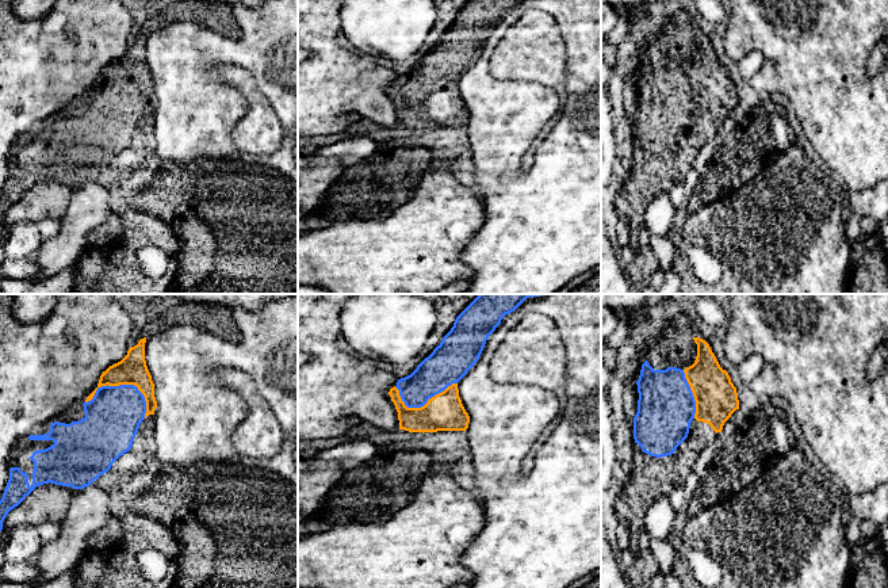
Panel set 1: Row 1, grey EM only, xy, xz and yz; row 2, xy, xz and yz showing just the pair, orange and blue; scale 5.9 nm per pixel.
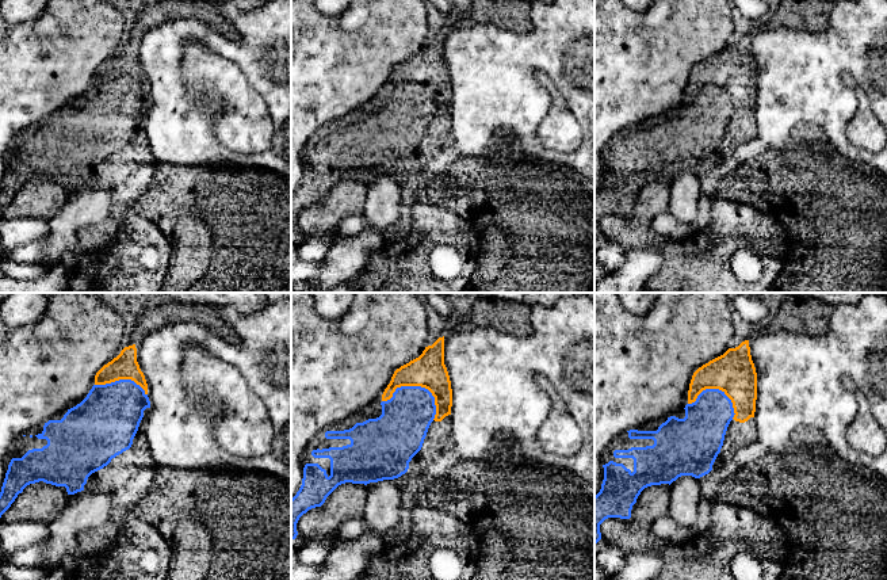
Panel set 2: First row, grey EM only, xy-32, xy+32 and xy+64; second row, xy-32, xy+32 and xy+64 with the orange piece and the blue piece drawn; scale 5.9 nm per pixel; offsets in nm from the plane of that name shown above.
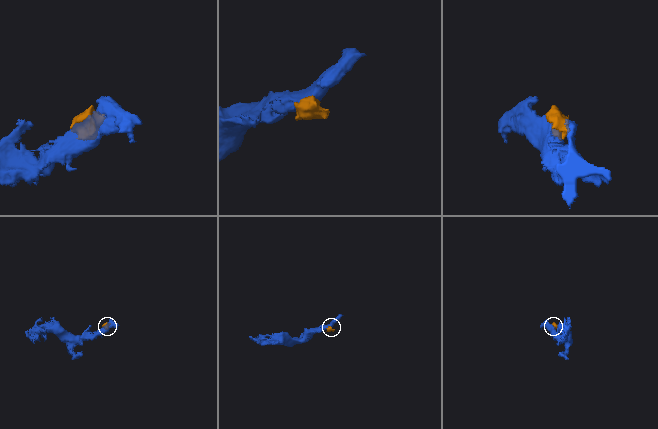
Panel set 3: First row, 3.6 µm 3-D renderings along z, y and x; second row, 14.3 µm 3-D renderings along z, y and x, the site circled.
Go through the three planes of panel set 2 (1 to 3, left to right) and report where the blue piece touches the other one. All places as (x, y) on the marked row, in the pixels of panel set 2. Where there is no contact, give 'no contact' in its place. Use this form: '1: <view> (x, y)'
1: xy-32 (122, 378)
2: xy+32 (416, 385)
3: xy+64 (715, 388)

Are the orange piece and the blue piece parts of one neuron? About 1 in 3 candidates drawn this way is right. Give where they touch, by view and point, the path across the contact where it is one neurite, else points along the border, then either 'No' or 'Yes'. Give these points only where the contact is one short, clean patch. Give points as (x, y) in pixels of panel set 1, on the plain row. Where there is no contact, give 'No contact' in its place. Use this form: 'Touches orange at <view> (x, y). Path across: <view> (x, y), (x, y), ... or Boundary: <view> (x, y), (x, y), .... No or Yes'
Touches orange at xy (122, 80). Yes

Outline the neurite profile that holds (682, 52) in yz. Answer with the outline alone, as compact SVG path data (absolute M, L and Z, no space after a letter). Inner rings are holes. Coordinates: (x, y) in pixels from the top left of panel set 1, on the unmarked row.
M689 33L685 38L671 39L667 46L667 62L685 66L692 62L697 53L697 41L693 33Z

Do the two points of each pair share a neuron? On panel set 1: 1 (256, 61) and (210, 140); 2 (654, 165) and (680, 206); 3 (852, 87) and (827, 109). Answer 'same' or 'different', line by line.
1: same
2: different
3: same

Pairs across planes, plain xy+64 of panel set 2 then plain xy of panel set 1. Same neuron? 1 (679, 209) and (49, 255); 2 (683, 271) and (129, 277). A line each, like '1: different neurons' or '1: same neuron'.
1: same neuron
2: same neuron

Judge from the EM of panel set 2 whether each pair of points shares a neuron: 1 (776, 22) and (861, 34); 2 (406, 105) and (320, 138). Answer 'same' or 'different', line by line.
1: different
2: same

